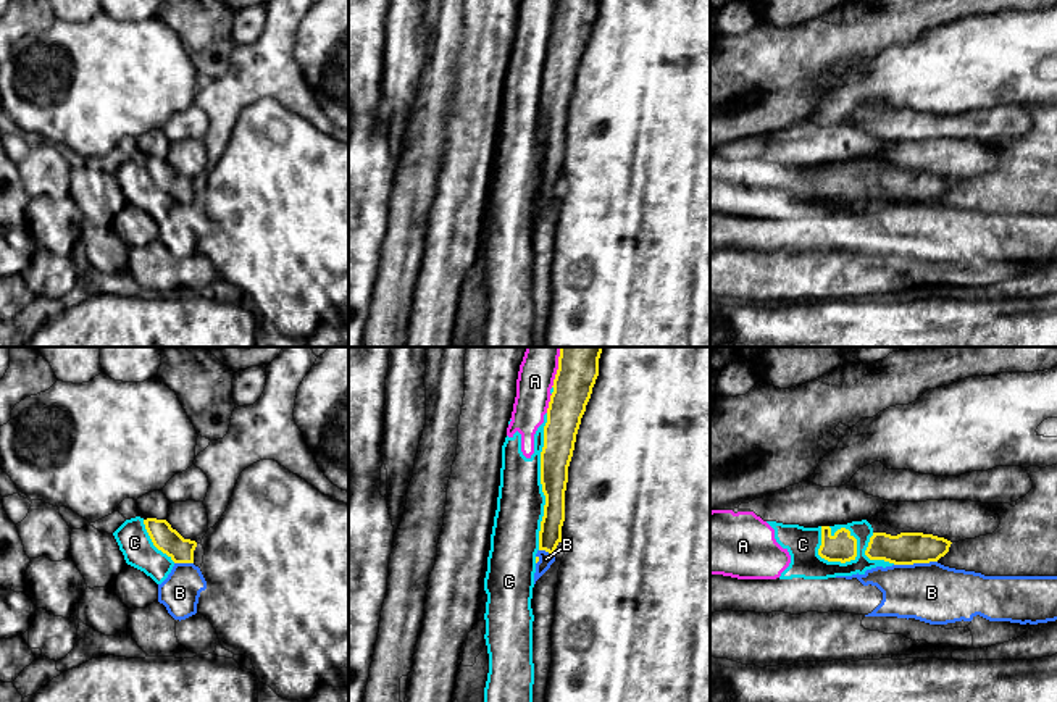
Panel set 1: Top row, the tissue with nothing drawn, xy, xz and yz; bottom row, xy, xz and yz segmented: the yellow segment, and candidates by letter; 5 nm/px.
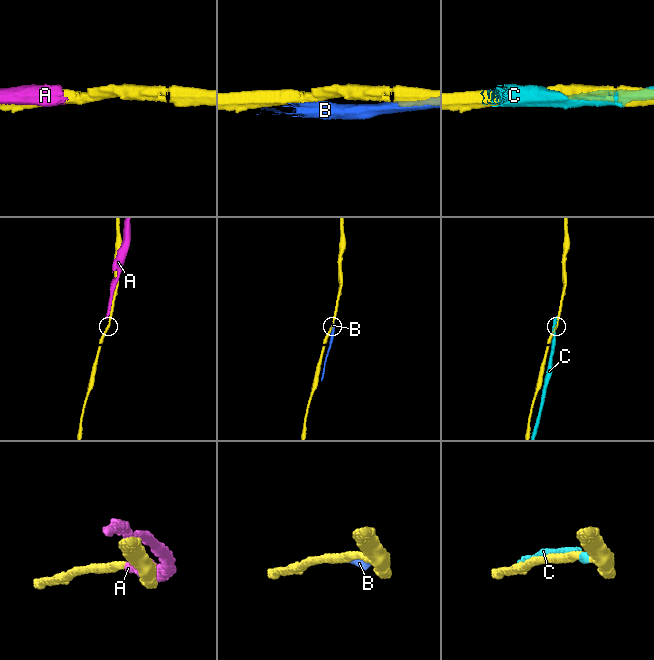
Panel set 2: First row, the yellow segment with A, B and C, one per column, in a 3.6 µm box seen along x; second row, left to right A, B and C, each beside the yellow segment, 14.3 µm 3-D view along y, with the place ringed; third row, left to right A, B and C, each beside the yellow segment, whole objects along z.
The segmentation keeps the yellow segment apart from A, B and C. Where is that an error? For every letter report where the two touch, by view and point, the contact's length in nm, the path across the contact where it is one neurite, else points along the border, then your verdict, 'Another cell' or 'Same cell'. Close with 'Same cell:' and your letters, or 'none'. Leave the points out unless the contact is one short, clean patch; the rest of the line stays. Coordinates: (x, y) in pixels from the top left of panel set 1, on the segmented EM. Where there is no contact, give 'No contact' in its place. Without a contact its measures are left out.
A: Touches yellow at xz (549, 404). Shared border 100 nm. Another cell
B: Touches yellow at yz (915, 562). Shared border 220 nm. Boundary: yz (936, 560), (894, 565). Another cell
C: Touches yellow at xz (541, 481). Shared border 700 nm. Another cell
Same cell: none

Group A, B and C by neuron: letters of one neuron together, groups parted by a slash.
A C / B

